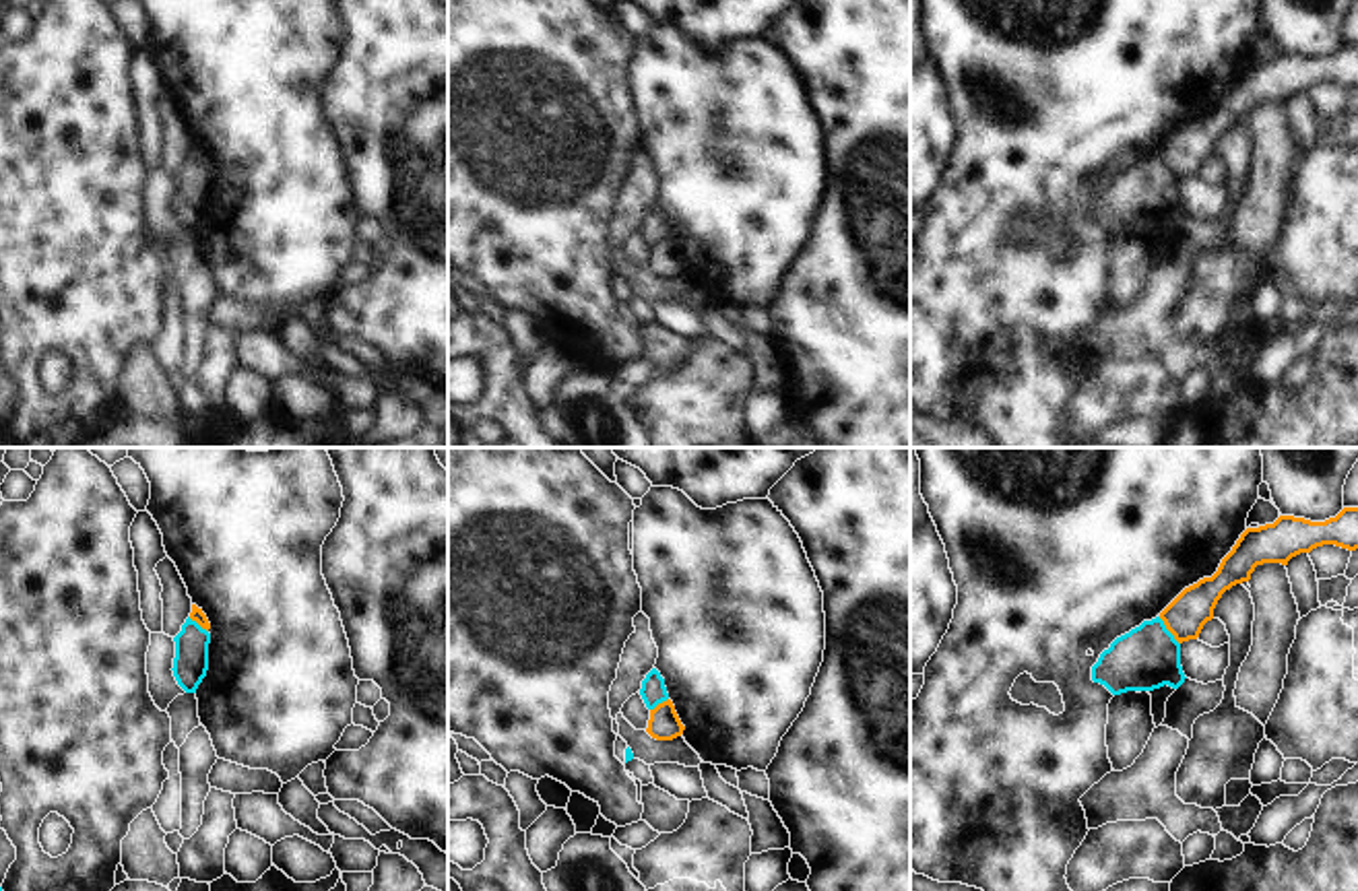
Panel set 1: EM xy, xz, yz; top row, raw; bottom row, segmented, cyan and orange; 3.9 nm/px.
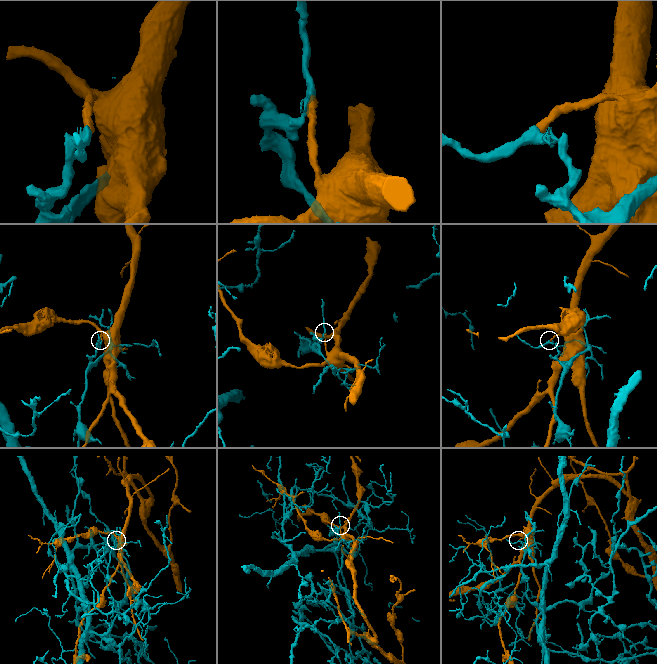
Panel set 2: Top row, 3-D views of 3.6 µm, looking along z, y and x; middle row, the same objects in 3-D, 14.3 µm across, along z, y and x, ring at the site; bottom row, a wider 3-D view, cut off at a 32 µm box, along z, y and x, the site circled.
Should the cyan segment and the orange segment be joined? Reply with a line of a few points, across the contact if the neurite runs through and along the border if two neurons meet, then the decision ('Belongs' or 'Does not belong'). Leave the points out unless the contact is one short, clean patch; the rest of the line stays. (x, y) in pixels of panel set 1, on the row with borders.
Line: yz (1158, 617), (1179, 644). Does not belong

